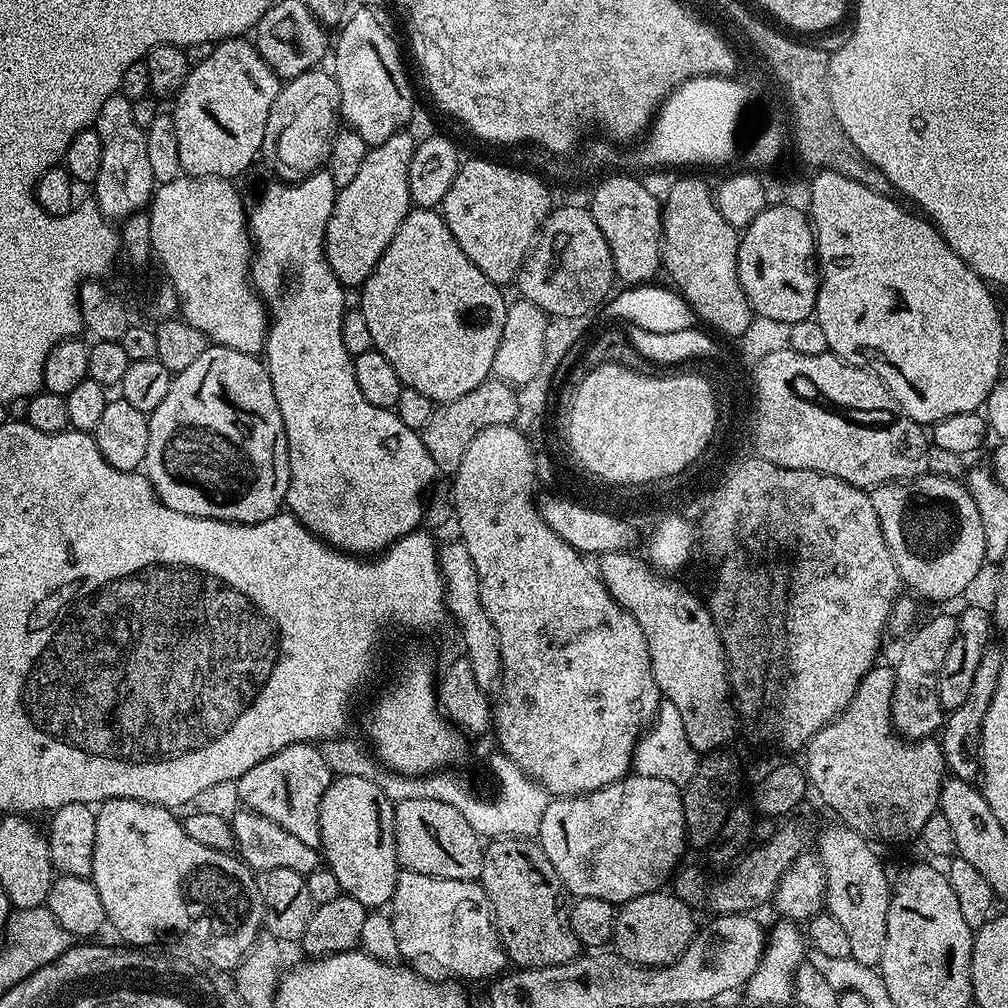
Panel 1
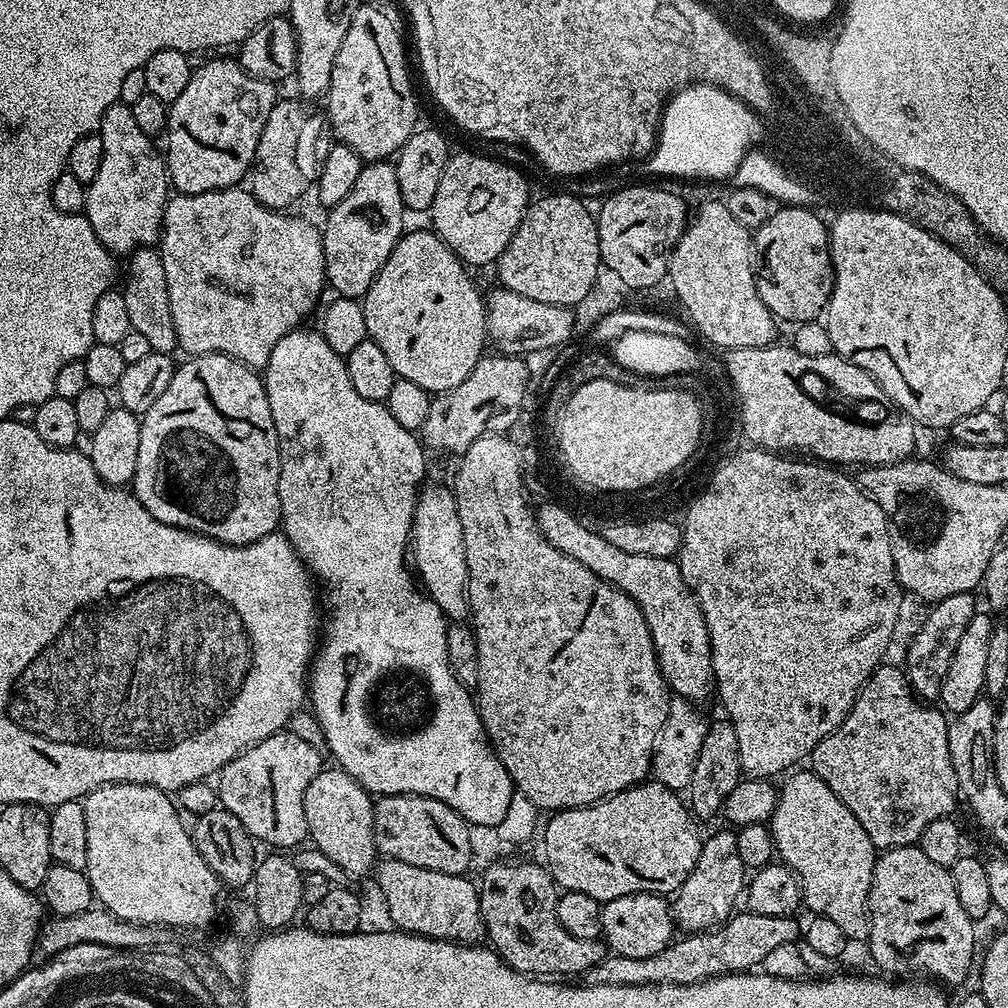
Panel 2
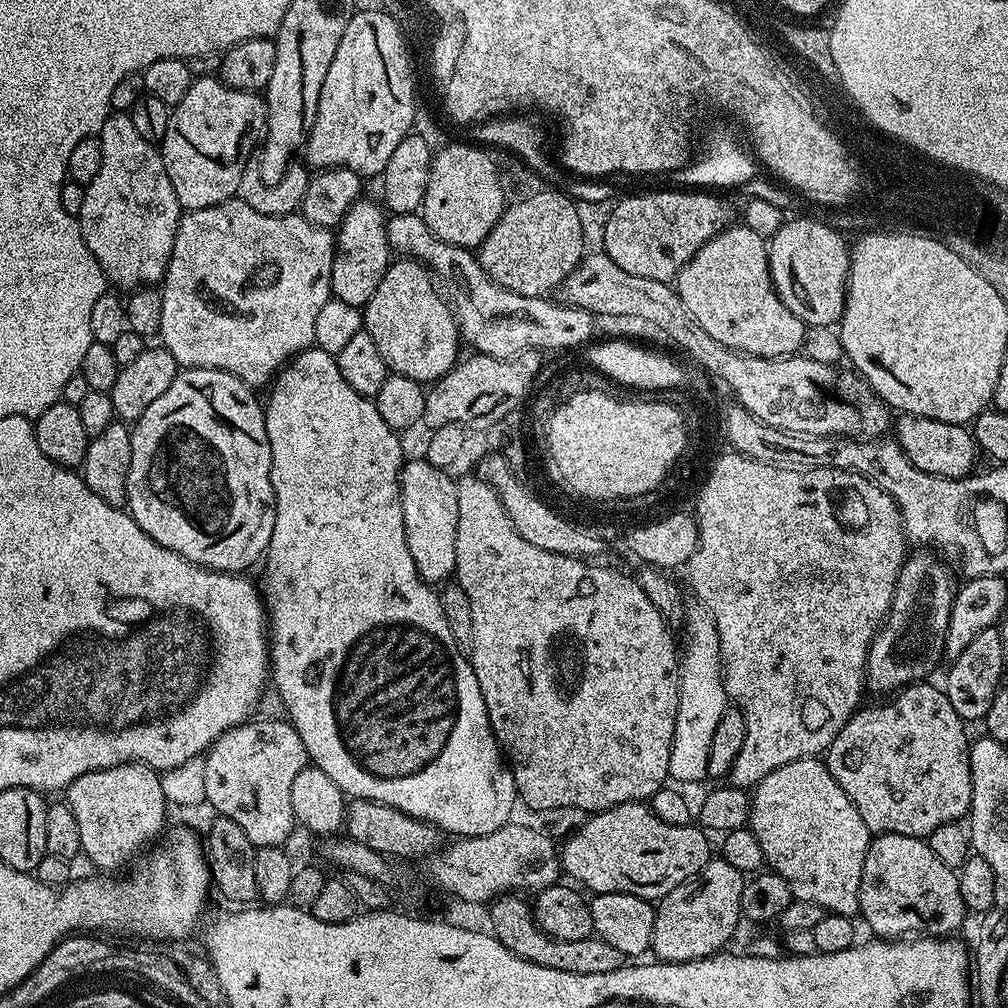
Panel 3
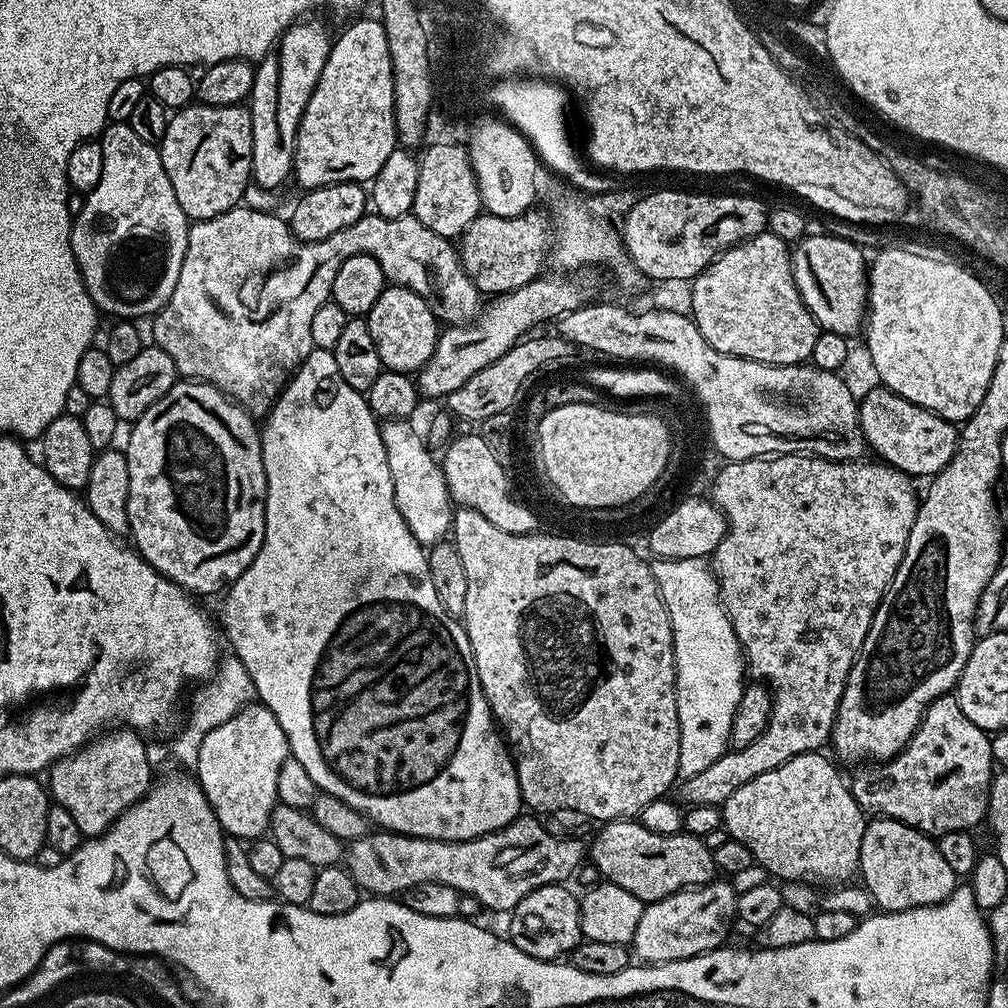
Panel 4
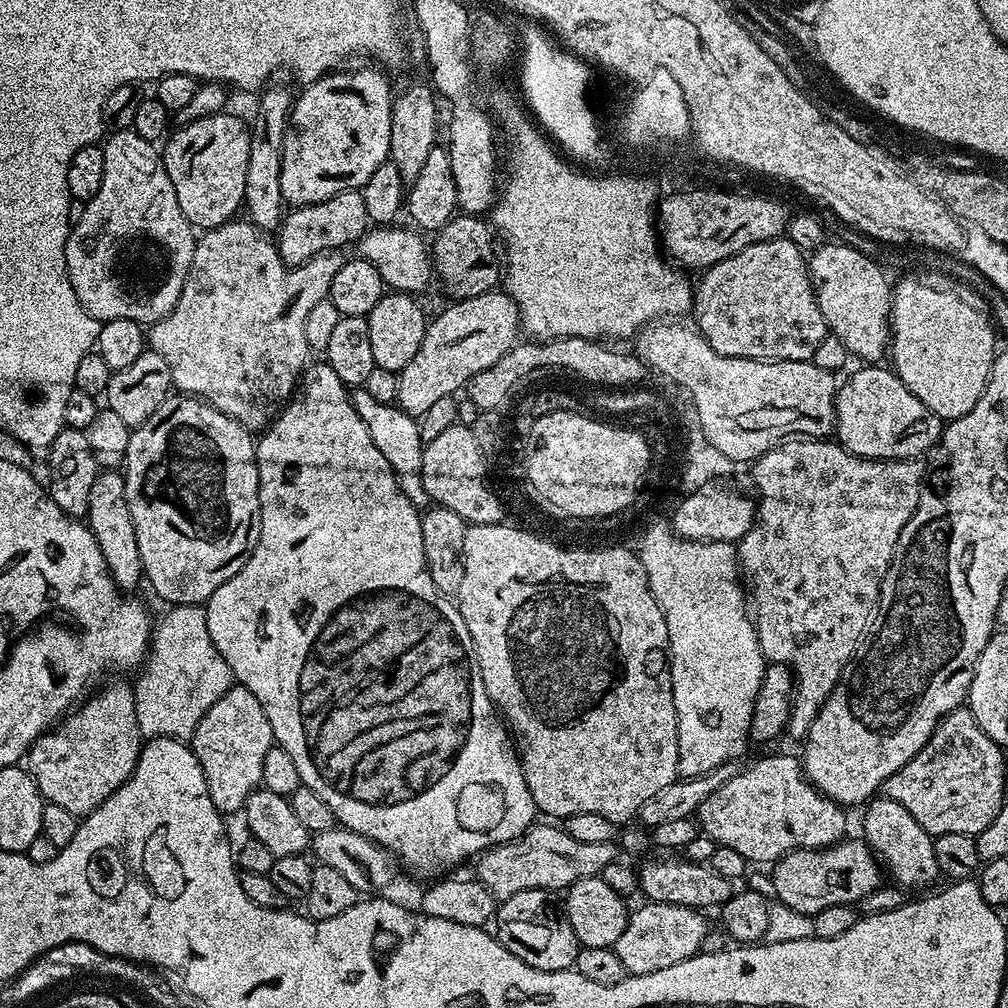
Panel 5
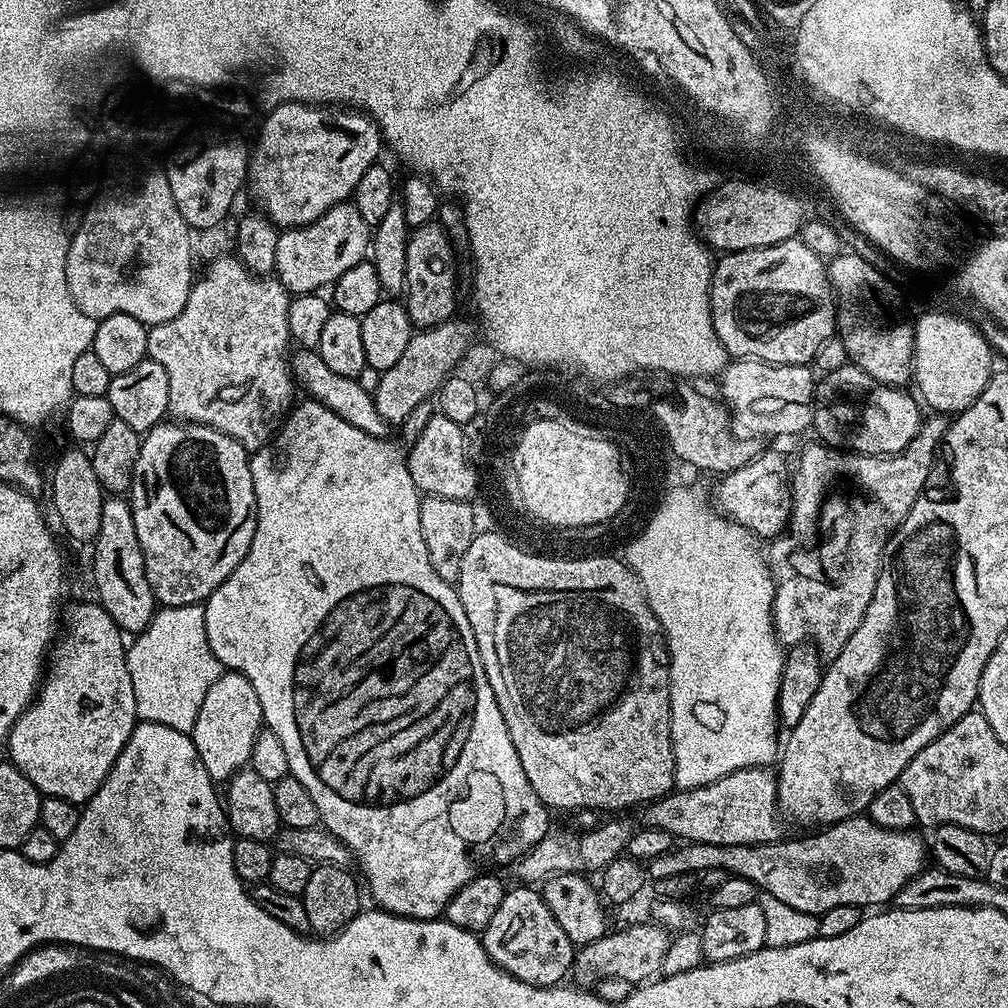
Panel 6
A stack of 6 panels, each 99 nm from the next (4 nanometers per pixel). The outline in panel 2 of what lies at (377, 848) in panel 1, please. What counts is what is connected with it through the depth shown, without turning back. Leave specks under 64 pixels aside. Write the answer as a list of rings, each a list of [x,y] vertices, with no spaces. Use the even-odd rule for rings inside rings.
[[[338,766],[321,767],[320,772],[306,786],[304,809],[306,810],[306,826],[308,840],[330,858],[330,862],[338,862],[349,877],[364,876],[373,871],[378,863],[376,835],[374,834],[373,797],[350,774],[346,774]]]

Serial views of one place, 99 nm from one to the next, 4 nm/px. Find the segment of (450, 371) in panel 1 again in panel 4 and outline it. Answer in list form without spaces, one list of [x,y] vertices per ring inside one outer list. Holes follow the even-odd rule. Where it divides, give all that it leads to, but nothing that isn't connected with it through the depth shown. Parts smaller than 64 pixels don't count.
[[[385,286],[382,294],[378,294],[378,302],[374,302],[374,306],[368,311],[366,319],[380,363],[387,371],[419,373],[430,354],[434,354],[438,335],[436,315],[432,313],[430,306],[409,288]]]

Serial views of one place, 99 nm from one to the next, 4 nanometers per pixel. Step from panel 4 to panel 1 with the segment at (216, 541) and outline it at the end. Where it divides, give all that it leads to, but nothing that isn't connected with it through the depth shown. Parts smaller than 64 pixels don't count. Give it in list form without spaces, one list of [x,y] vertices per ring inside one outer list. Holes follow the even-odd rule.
[[[208,346],[200,353],[190,366],[172,377],[170,390],[166,390],[166,398],[158,402],[158,406],[148,416],[150,430],[150,446],[146,446],[143,473],[147,476],[156,496],[170,510],[178,510],[178,514],[187,516],[208,516],[211,520],[228,520],[231,524],[257,524],[266,518],[275,516],[285,507],[290,482],[290,458],[286,442],[286,426],[282,422],[282,410],[278,410],[278,398],[274,398],[274,386],[270,382],[265,361],[250,352],[239,352],[219,346]]]

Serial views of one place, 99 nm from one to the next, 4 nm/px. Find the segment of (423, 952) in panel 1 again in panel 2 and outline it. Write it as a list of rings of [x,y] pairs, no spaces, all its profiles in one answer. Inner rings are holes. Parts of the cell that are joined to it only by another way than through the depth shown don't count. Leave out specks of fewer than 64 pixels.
[[[387,858],[374,869],[376,884],[384,895],[388,916],[399,931],[414,936],[428,936],[432,940],[451,940],[458,944],[475,945],[485,935],[484,919],[480,913],[480,893],[467,875],[451,876],[438,870],[422,870]]]

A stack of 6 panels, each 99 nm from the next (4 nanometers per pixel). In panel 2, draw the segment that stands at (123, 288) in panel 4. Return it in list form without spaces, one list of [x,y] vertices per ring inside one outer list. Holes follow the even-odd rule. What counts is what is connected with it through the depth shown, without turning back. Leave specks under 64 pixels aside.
[[[114,103],[102,114],[99,133],[102,138],[102,166],[87,185],[83,215],[106,246],[117,257],[124,258],[136,248],[152,246],[159,241],[164,226],[164,208],[170,199],[170,181],[163,155],[156,153],[153,137],[138,130],[131,107]]]

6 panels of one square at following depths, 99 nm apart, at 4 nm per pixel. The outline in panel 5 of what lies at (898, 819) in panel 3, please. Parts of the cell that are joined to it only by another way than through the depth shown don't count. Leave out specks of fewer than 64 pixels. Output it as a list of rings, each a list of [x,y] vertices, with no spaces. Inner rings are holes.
[[[966,706],[955,708],[945,716],[934,734],[883,786],[883,795],[906,806],[932,837],[942,834],[977,836],[986,830],[1002,810],[1005,749],[991,740],[978,726],[974,714]]]

